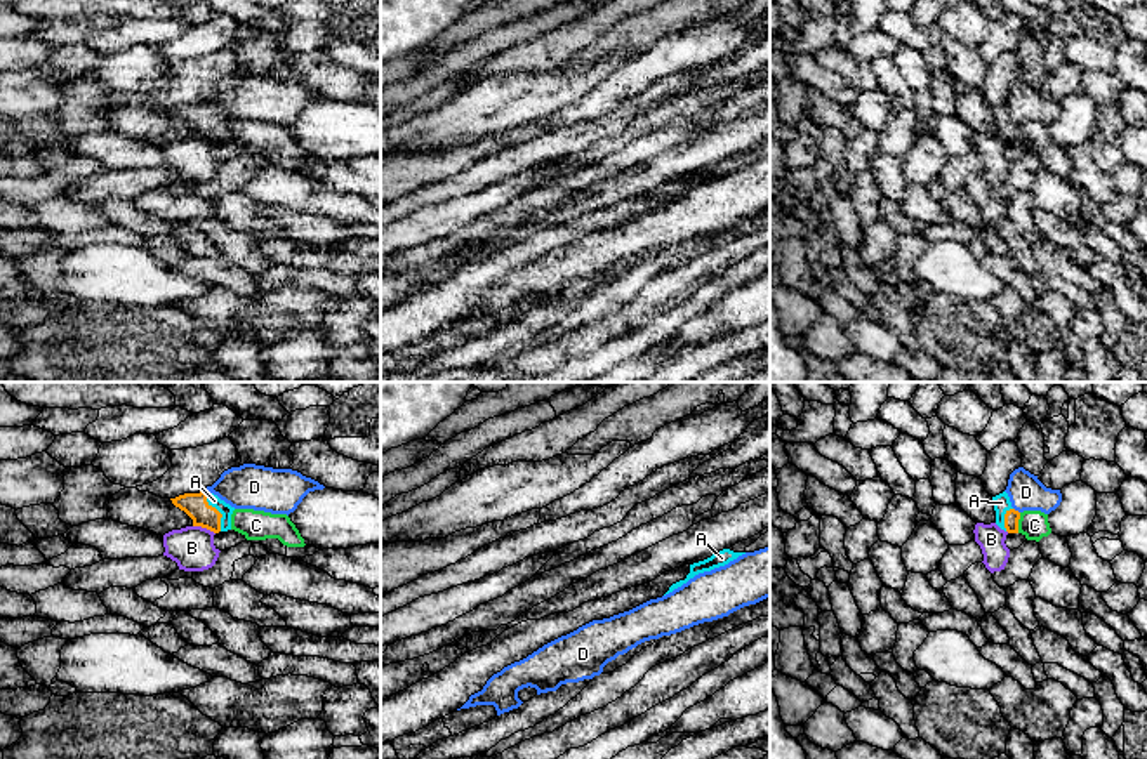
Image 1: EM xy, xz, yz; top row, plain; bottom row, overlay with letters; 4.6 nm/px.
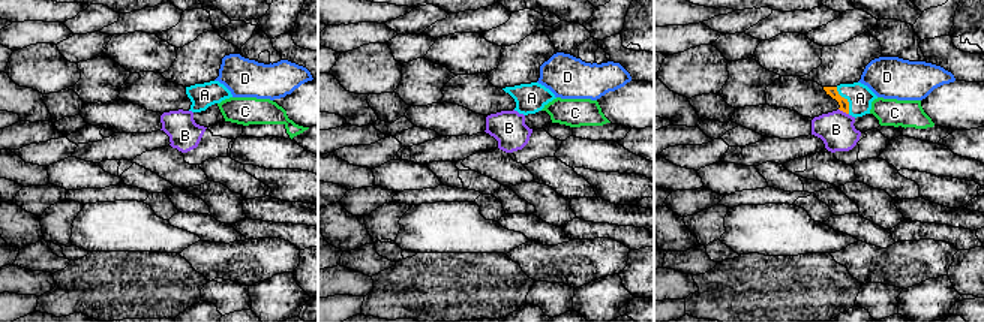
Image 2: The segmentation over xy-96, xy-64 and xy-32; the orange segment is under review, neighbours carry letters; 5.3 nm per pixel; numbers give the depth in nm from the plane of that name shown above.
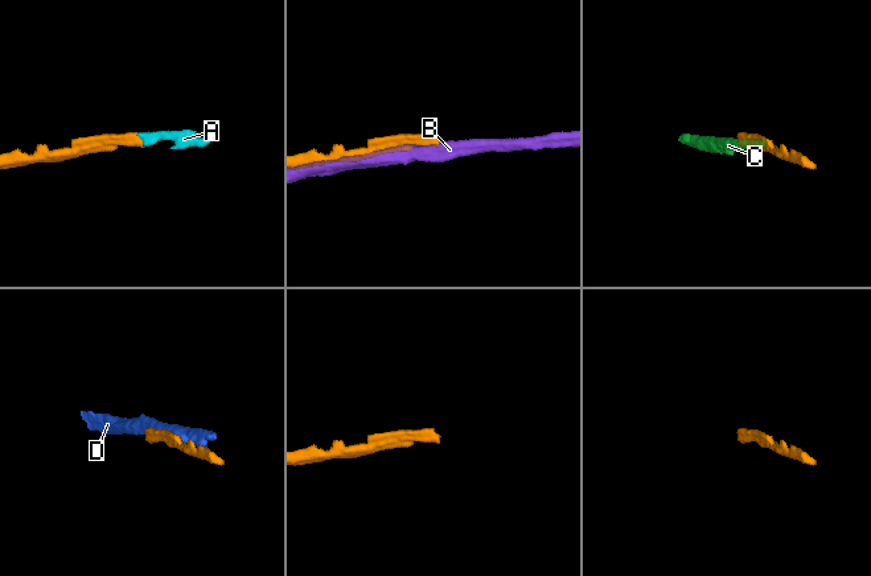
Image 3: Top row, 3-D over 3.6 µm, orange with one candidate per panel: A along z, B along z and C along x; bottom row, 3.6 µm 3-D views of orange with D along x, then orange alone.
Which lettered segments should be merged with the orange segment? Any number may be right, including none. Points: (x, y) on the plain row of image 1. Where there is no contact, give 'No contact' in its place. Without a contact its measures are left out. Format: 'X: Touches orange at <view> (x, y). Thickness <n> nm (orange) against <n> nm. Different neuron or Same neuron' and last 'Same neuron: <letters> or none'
A: Touches orange at xy (219, 124). Thickness 110 nm (orange) against 60 nm. Same neuron
B: Touches orange at xy (204, 138). Thickness 110 nm (orange) against 200 nm. Different neuron
C: Touches orange at yz (1017, 134). Thickness 70 nm (orange) against 130 nm. Different neuron
D: Touches orange at yz (1017, 122). Thickness 70 nm (orange) against 170 nm. Different neuron
Same neuron: A

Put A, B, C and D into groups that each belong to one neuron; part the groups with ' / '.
A / B / C / D

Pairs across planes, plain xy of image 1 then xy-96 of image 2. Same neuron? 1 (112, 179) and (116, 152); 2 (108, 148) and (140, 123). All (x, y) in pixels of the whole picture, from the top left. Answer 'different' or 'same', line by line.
1: same
2: same

